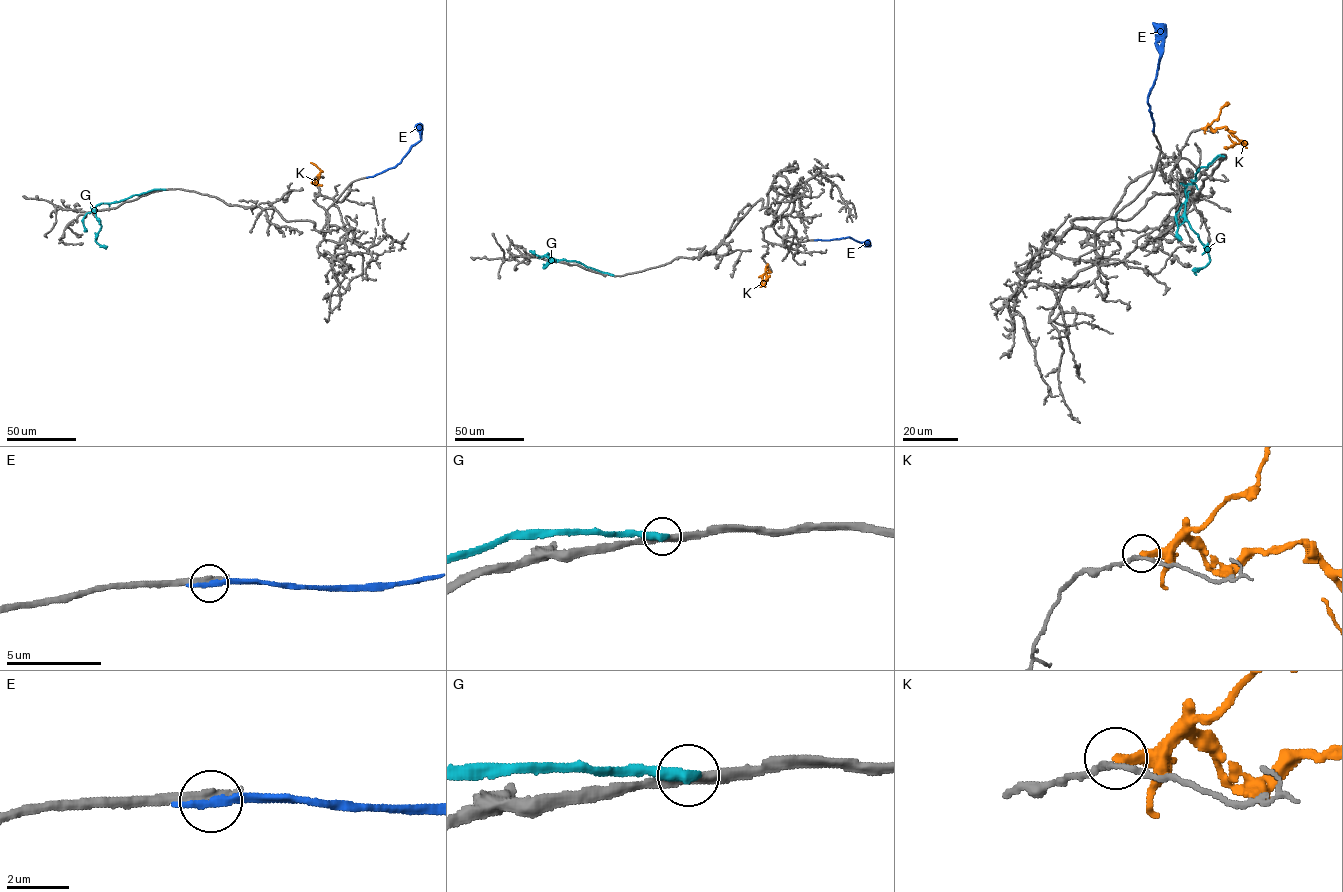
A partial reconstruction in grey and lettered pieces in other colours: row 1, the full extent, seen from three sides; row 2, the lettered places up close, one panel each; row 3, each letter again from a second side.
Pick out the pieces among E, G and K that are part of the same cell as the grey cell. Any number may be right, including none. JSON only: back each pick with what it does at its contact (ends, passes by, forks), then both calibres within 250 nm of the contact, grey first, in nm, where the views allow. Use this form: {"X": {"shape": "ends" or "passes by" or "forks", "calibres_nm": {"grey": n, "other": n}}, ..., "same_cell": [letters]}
{"same_cell": []}

